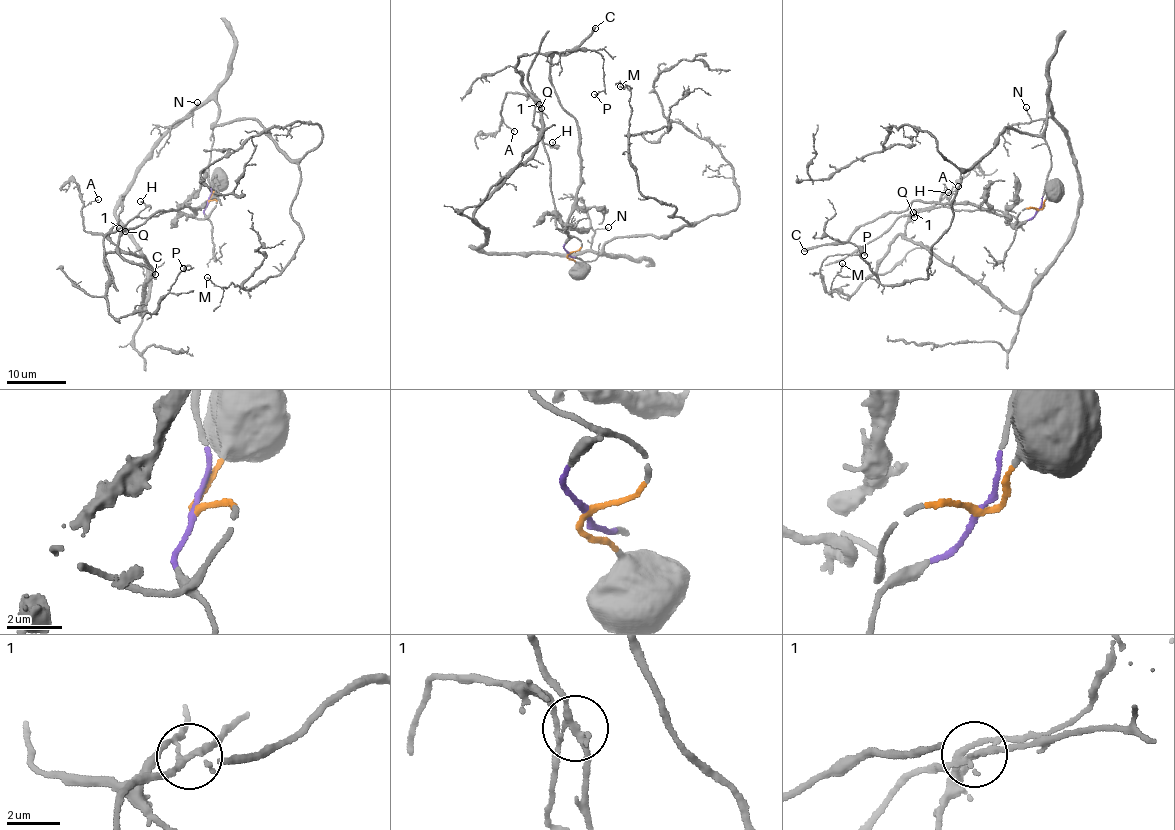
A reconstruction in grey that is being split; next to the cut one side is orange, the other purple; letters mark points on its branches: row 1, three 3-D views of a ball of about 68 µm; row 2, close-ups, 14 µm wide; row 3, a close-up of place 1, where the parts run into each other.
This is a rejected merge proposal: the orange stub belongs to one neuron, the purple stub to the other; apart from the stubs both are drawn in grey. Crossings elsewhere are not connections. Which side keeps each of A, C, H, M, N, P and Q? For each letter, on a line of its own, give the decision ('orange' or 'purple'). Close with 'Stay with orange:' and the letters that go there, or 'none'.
A: purple
C: orange
H: orange
M: purple
N: purple
P: purple
Q: purple
Stay with orange: C, H

